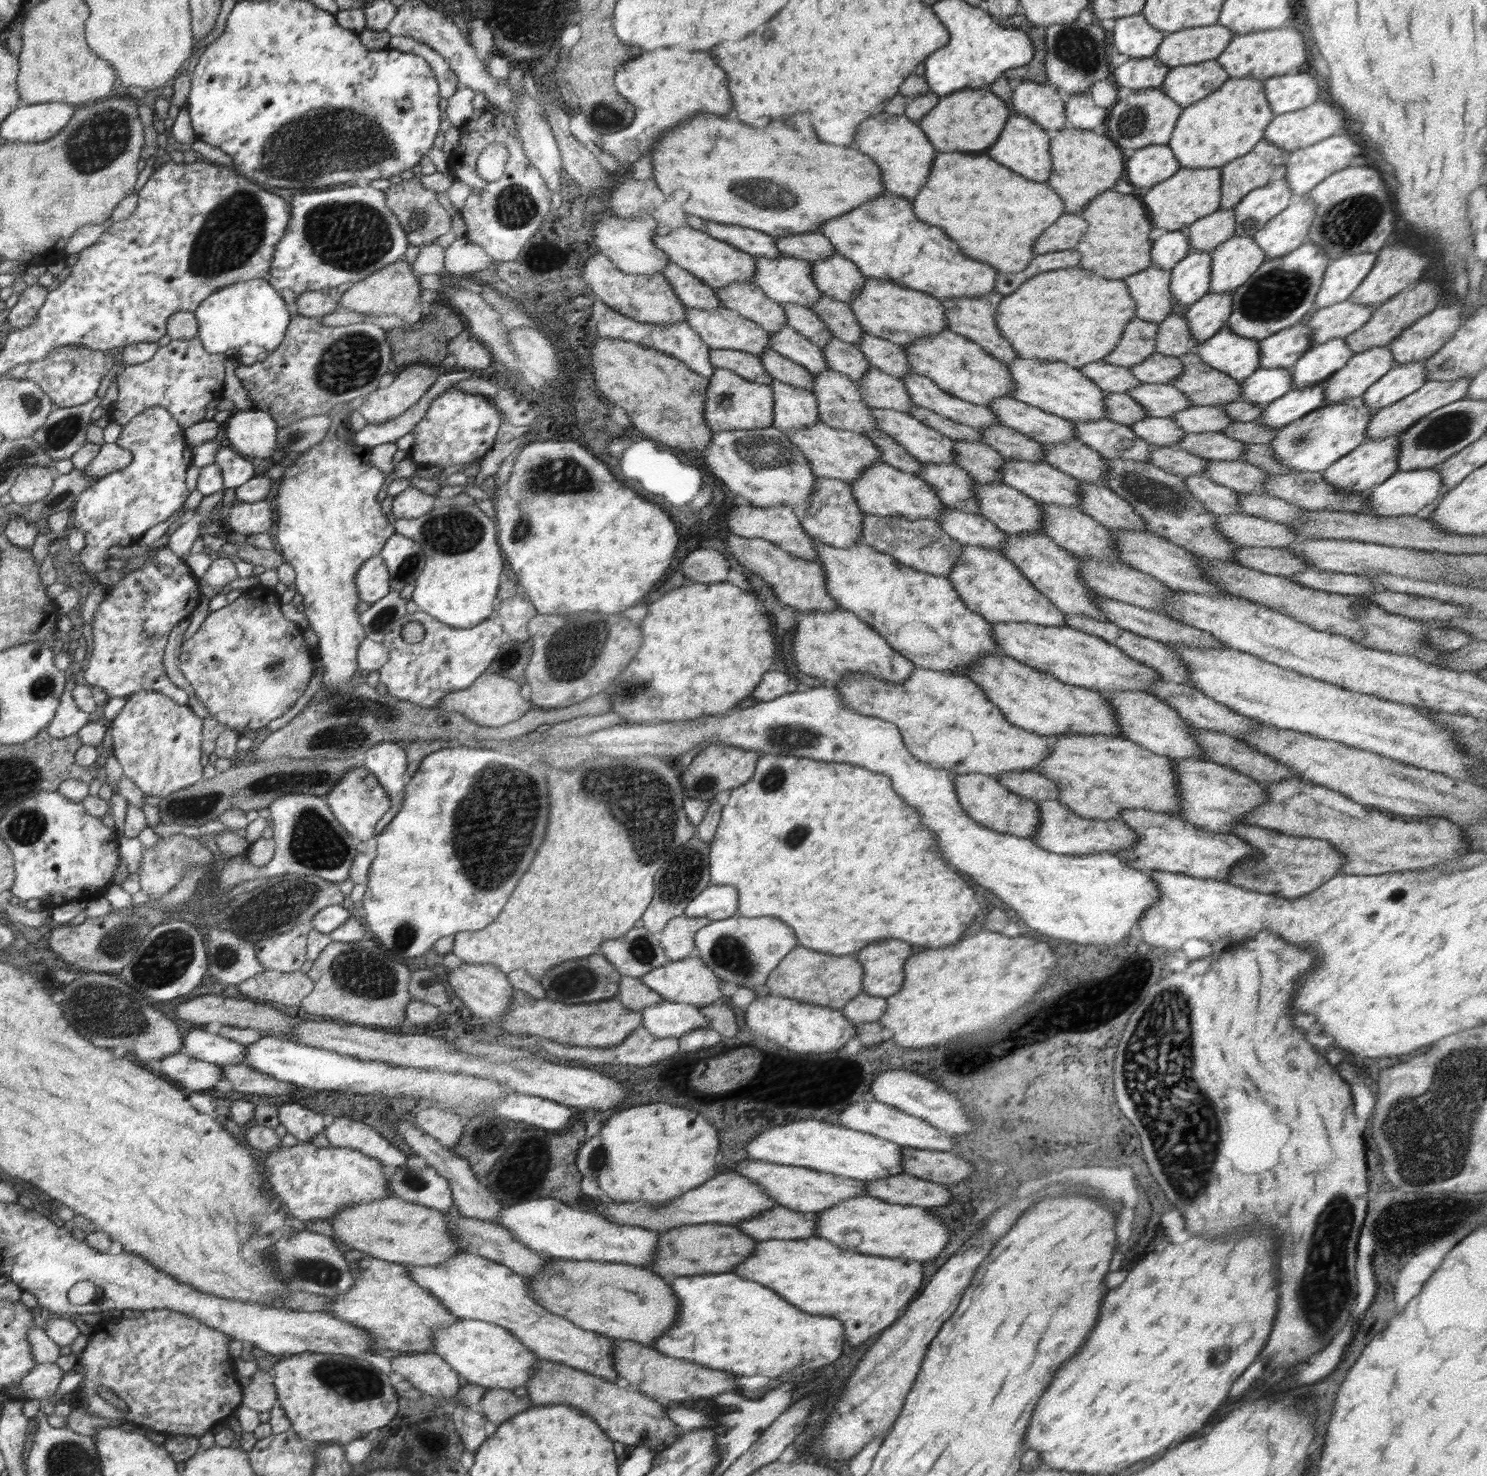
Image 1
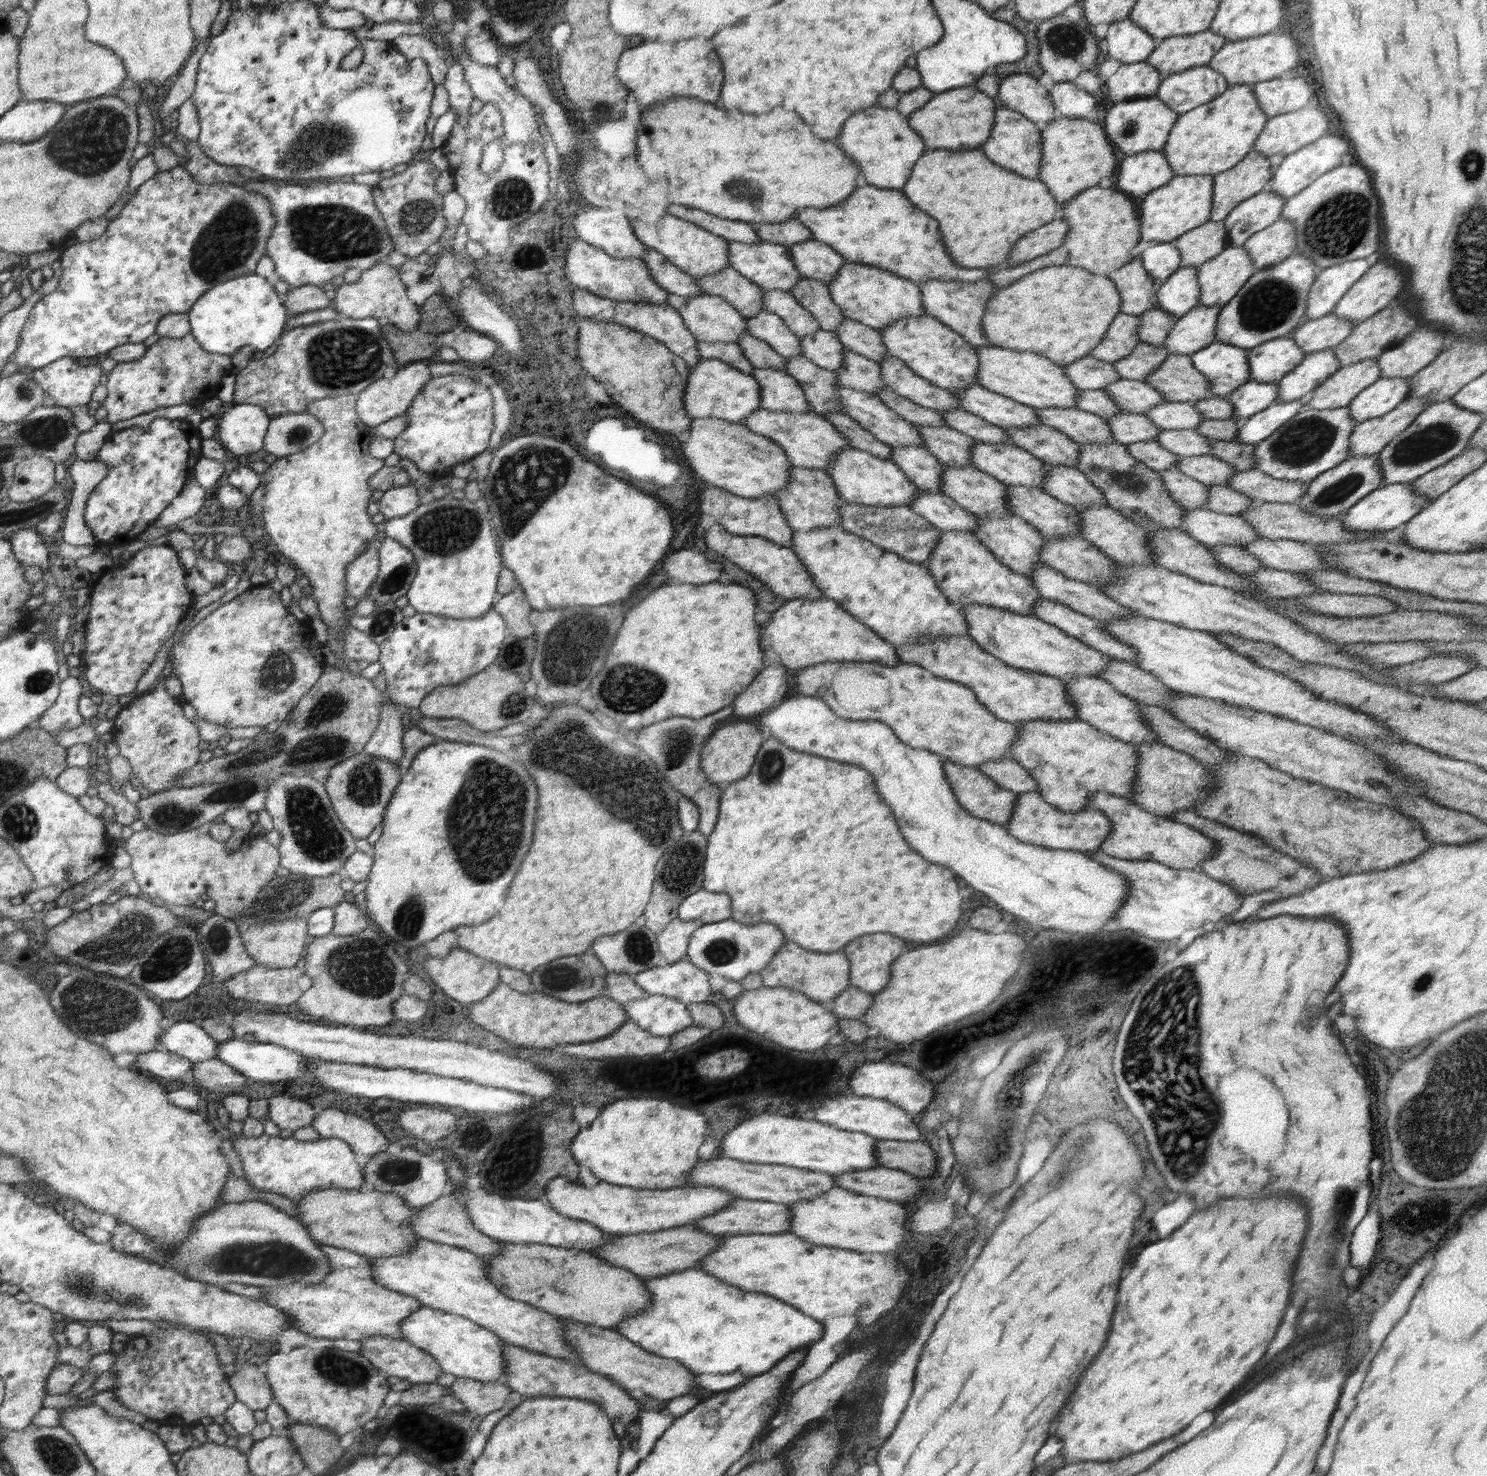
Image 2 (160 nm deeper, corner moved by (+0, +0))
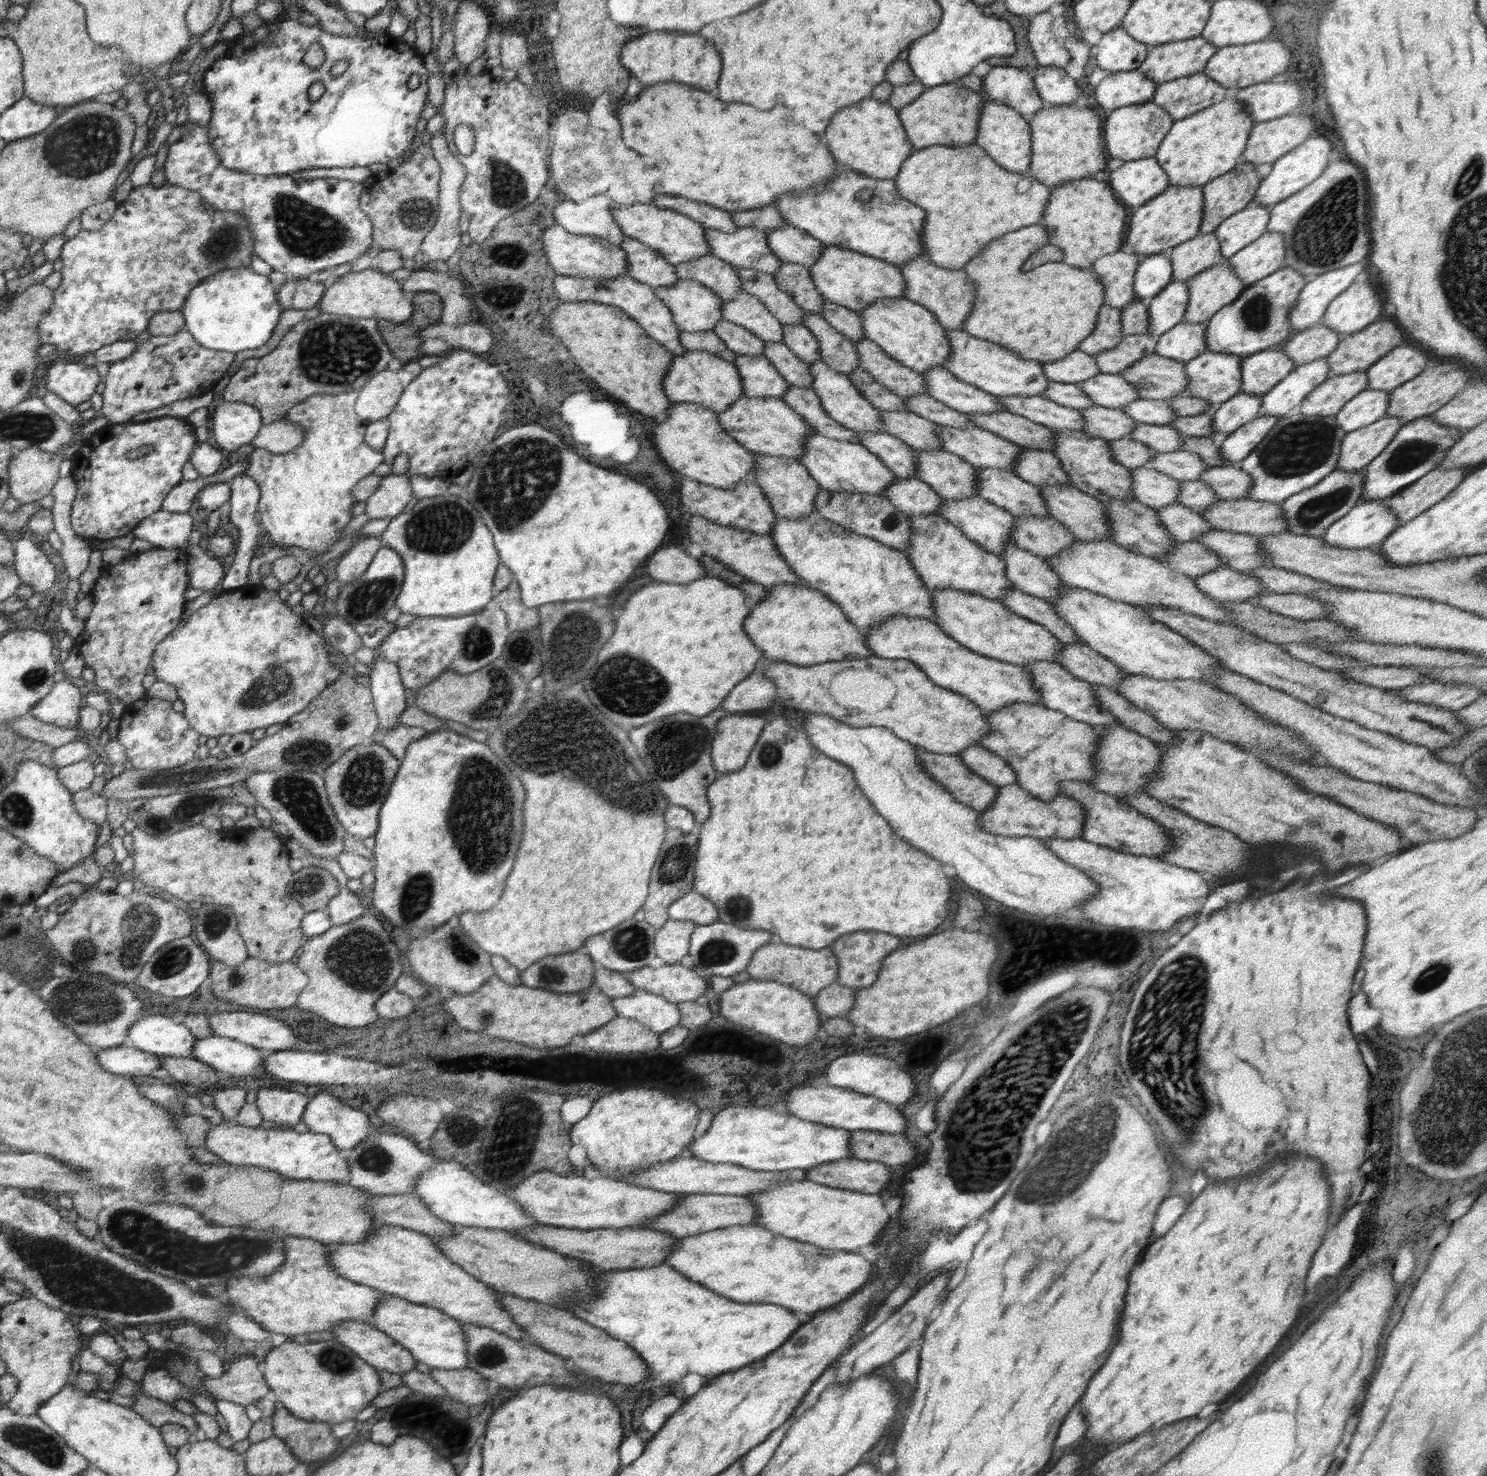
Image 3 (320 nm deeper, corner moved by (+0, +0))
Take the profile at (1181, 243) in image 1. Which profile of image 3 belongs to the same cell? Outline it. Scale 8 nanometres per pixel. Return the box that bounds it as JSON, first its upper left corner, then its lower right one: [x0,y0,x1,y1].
[1133,251,1172,300]

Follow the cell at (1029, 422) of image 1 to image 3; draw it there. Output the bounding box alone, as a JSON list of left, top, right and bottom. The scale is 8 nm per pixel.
[923,367,1007,414]

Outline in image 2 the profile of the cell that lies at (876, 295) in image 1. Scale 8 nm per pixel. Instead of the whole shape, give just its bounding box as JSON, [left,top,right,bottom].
[826,260,926,331]

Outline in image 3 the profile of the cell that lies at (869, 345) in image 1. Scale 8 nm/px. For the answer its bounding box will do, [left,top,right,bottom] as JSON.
[821,300,865,344]

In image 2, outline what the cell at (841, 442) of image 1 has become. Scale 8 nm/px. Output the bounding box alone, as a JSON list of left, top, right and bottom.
[741,406,851,469]

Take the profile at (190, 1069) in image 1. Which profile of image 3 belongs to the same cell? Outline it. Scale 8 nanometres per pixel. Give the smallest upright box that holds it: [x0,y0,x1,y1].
[99,1044,162,1075]

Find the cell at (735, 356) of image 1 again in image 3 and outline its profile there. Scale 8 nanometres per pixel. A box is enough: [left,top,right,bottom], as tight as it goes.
[679,329,737,362]

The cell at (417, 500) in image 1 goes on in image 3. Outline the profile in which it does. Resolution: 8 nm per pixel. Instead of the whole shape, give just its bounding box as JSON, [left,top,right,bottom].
[365,475,414,520]

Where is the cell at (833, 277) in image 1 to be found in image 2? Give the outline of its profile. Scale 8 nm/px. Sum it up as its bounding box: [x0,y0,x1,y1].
[789,239,846,284]

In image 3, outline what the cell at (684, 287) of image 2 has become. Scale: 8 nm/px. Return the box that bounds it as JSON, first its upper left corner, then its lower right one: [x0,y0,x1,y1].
[620,235,679,288]

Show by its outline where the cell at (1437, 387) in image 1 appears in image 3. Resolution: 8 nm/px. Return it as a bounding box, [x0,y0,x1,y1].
[1337,416,1404,470]

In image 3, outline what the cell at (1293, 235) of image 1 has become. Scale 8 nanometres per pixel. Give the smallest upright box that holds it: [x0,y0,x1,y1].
[1228,230,1284,287]

